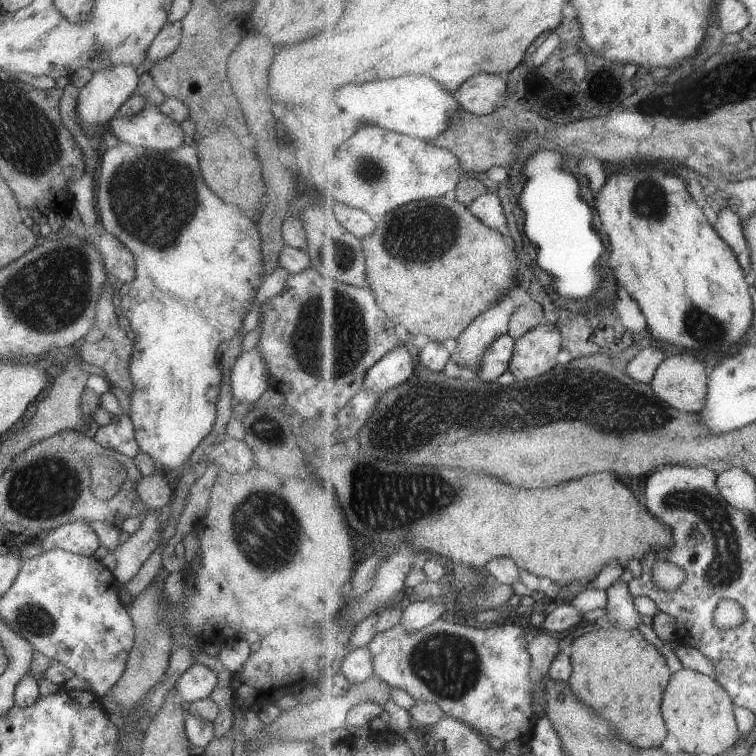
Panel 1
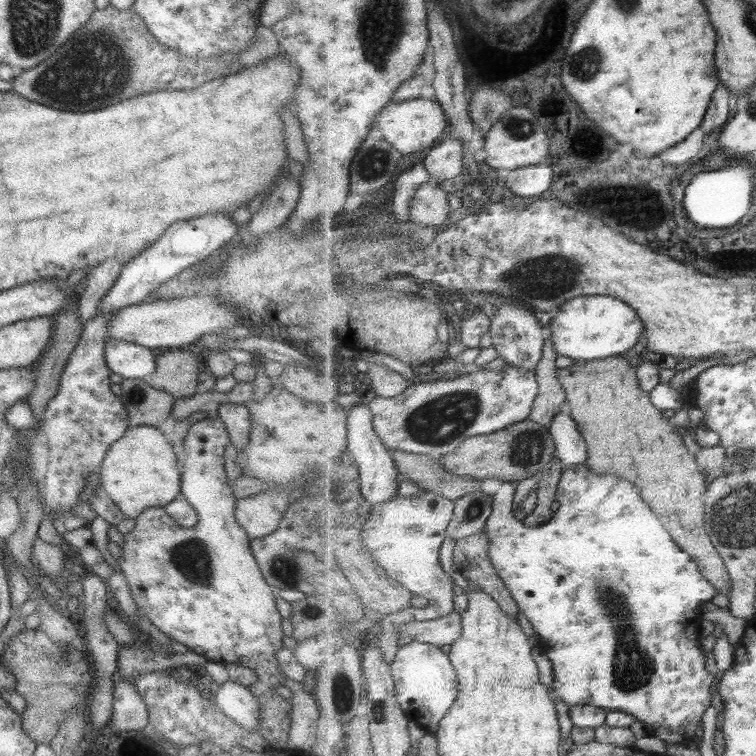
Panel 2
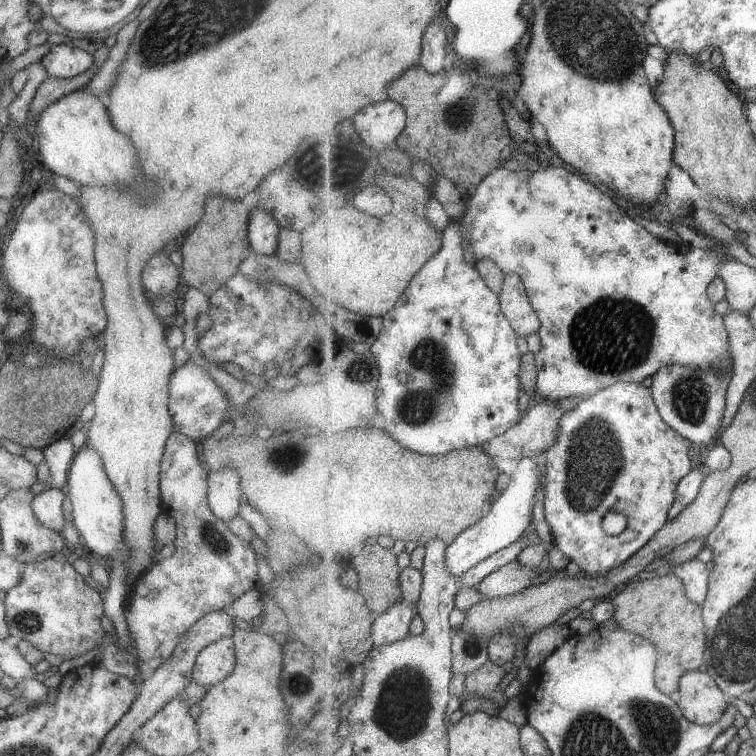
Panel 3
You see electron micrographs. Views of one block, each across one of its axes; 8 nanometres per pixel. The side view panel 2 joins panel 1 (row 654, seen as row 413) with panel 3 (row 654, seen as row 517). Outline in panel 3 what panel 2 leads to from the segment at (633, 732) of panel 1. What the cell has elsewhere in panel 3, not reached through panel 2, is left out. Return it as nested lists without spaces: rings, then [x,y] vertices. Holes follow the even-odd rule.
[[[673,572],[644,581],[633,580],[612,598],[616,624],[631,634],[649,638],[659,648],[657,686],[665,694],[676,696],[682,676],[699,670],[706,657],[707,630],[703,607],[699,606],[699,602],[691,602],[686,583]]]

